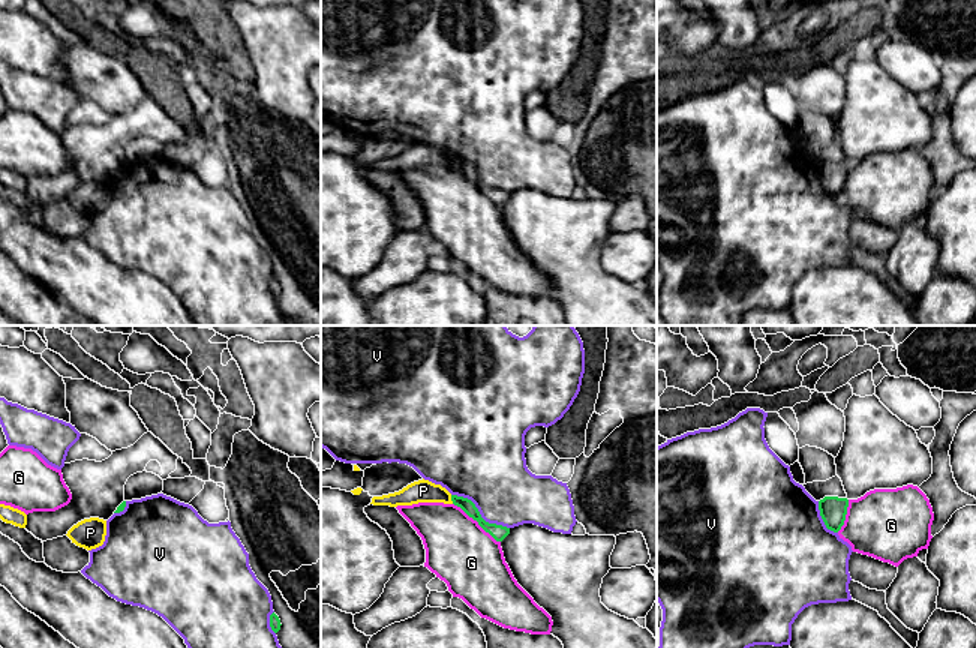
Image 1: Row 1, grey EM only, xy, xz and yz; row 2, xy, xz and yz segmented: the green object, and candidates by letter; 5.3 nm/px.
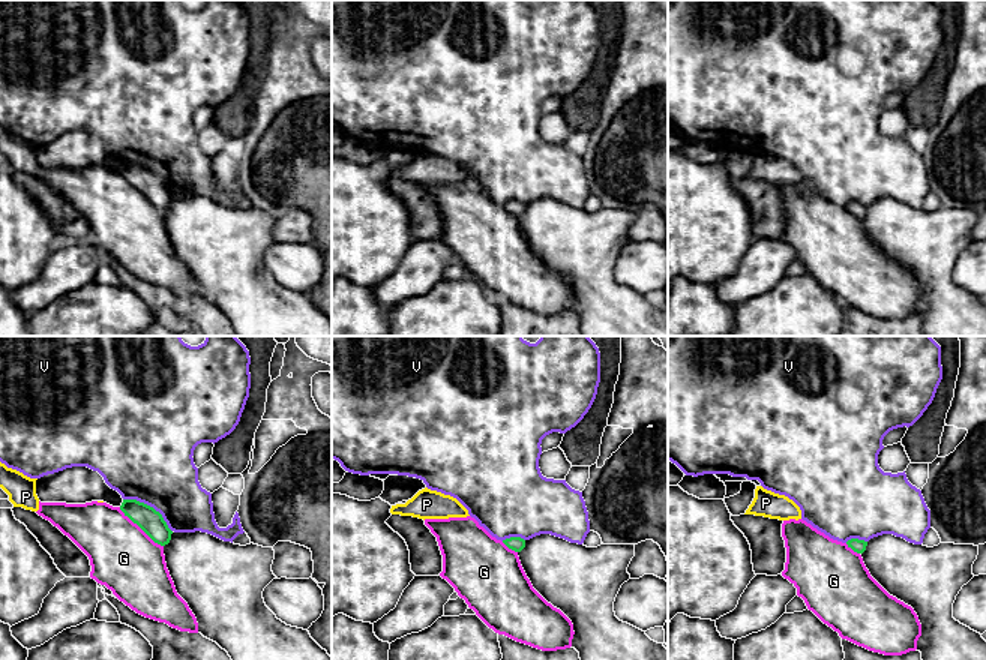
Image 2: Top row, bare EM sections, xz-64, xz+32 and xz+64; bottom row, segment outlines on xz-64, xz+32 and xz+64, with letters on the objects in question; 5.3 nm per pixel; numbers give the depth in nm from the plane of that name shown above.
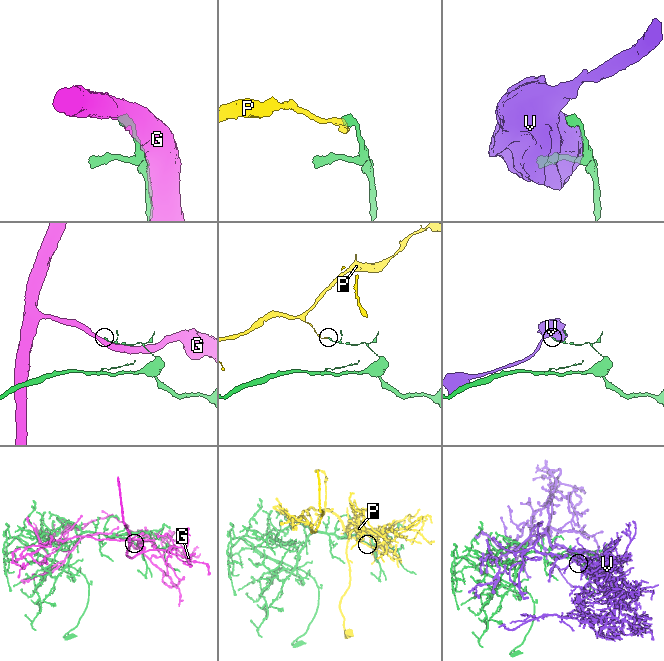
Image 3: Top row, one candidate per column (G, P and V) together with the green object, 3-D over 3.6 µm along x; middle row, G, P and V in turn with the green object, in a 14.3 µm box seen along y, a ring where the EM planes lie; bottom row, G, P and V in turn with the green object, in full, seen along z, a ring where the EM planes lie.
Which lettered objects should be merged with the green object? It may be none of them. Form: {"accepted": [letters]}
{"accepted": []}

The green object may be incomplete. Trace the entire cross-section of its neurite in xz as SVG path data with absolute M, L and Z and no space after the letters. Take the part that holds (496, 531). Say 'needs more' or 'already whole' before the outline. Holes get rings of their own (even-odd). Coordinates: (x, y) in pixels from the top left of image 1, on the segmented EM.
already whole; M451 495L451 501L454 506L460 507L469 518L477 520L478 525L486 532L489 532L496 542L502 542L510 534L510 528L486 522L471 500L457 496L457 495Z

